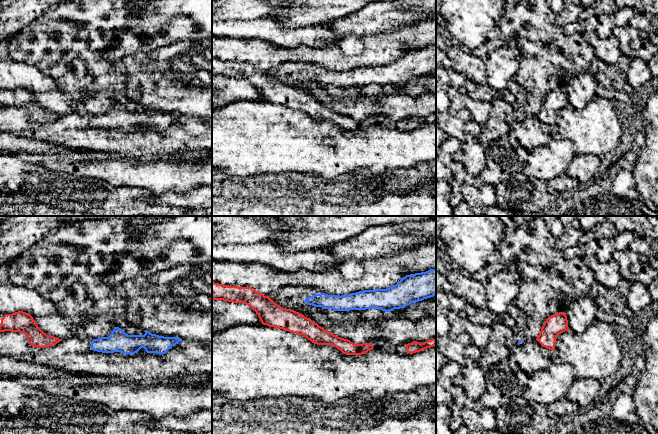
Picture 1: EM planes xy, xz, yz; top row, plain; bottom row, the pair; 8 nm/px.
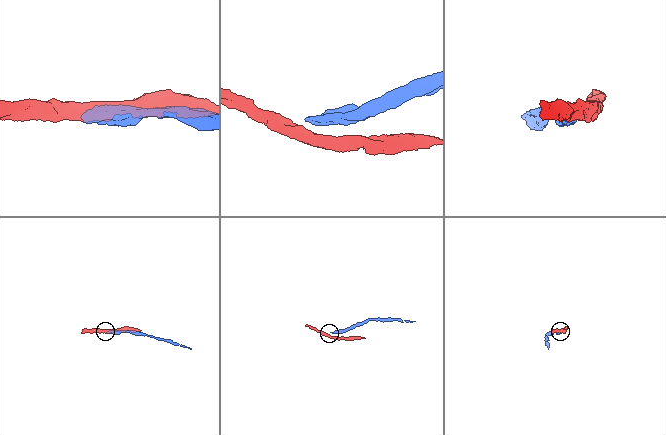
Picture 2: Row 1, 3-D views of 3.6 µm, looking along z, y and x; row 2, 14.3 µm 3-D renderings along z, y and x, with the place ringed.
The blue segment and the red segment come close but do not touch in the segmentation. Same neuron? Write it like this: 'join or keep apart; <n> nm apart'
keep apart; 90 nm apart

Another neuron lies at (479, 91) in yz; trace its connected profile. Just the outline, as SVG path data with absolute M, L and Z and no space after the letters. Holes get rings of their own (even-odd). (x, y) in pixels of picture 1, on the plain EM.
M469 79L465 80L464 90L475 100L484 100L492 103L497 98L498 90L490 87L486 82L475 83Z

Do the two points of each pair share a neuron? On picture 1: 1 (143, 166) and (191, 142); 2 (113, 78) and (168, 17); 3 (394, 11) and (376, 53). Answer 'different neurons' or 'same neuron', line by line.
1: different neurons
2: same neuron
3: different neurons

